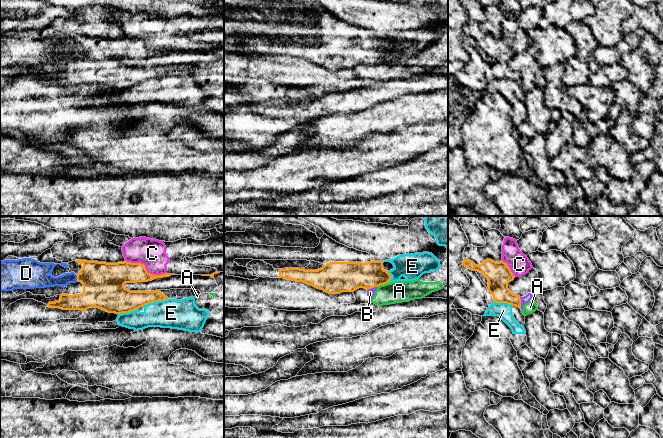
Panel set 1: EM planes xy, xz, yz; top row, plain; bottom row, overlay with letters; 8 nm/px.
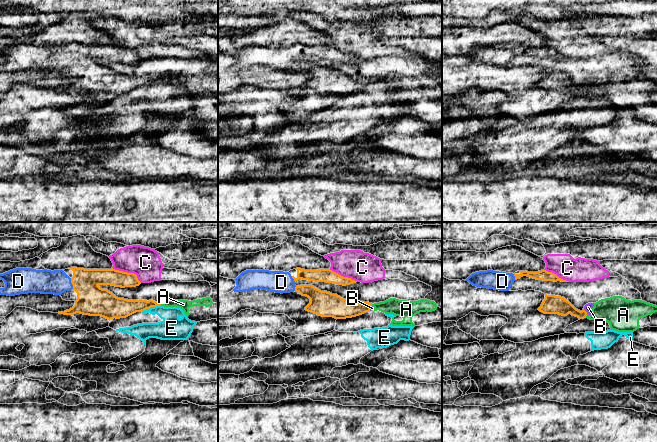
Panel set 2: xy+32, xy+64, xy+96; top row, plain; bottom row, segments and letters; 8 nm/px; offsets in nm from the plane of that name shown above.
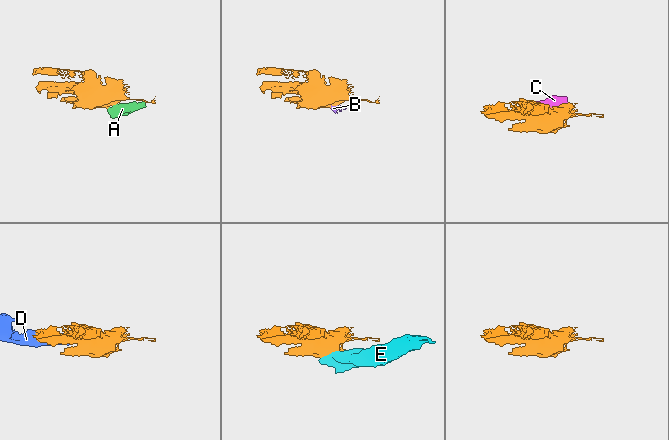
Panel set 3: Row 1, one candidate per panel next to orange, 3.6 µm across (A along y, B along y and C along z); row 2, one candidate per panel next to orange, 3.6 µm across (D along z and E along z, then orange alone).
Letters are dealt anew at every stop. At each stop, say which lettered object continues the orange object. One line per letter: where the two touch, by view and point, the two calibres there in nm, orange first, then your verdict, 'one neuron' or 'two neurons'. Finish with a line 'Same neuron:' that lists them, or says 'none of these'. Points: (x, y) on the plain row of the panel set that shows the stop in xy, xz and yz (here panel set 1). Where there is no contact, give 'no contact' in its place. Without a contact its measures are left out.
A: meets orange in xz at (382, 60); 220 nm thick on the orange side, 180 nm on the other; two neurons
B: meets orange in yz at (520, 79); 160 nm thick on the orange side, 60 nm on the other; two neurons
C: meets orange in xy at (145, 44); 200 nm thick on the orange side, 220 nm on the other; two neurons
D: meets orange in xy at (77, 54); 340 nm thick on the orange side, 110 nm on the other; one neuron
E: meets orange in xy at (155, 77); 190 nm thick on the orange side, 240 nm on the other; two neurons
Same neuron: D

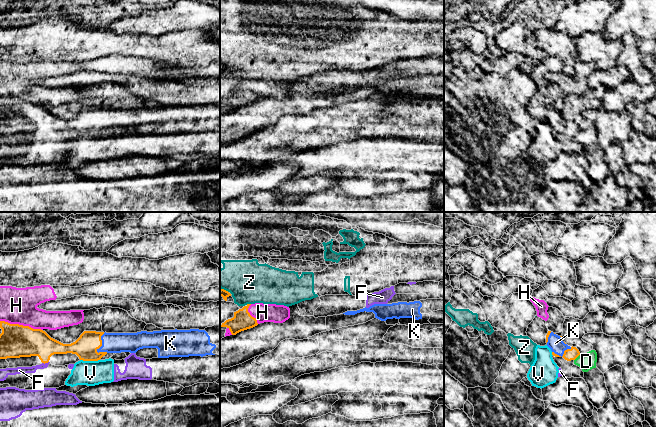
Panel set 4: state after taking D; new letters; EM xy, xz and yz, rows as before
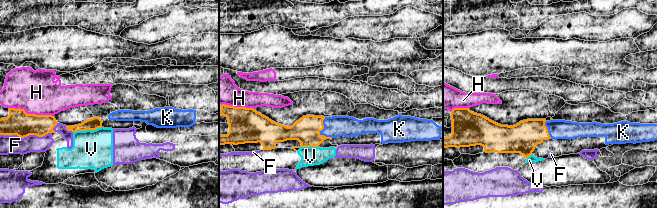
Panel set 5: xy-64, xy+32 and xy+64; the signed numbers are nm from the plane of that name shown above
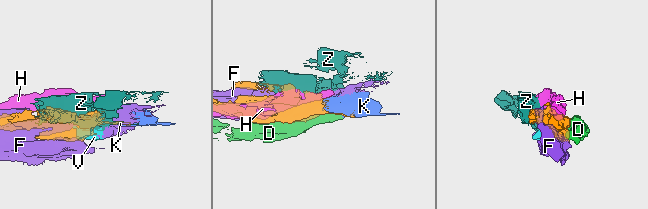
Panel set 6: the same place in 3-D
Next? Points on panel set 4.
D: meets orange in yz at (577, 132); 100 nm thick on the orange side, 140 nm on the other; two neurons
F: meets orange in xy at (45, 138); 260 nm thick on the orange side, 60 nm on the other; two neurons
H: meets orange in xy at (21, 101); 260 nm thick on the orange side, 280 nm on the other; two neurons
K: meets orange in xy at (101, 119); 190 nm thick on the orange side, 160 nm on the other; one neuron
V: meets orange in xy at (90, 136); 190 nm thick on the orange side, 200 nm on the other; two neurons
Z: meets orange in xz at (248, 80); 160 nm thick on the orange side, 340 nm on the other; two neurons
Same neuron: K

